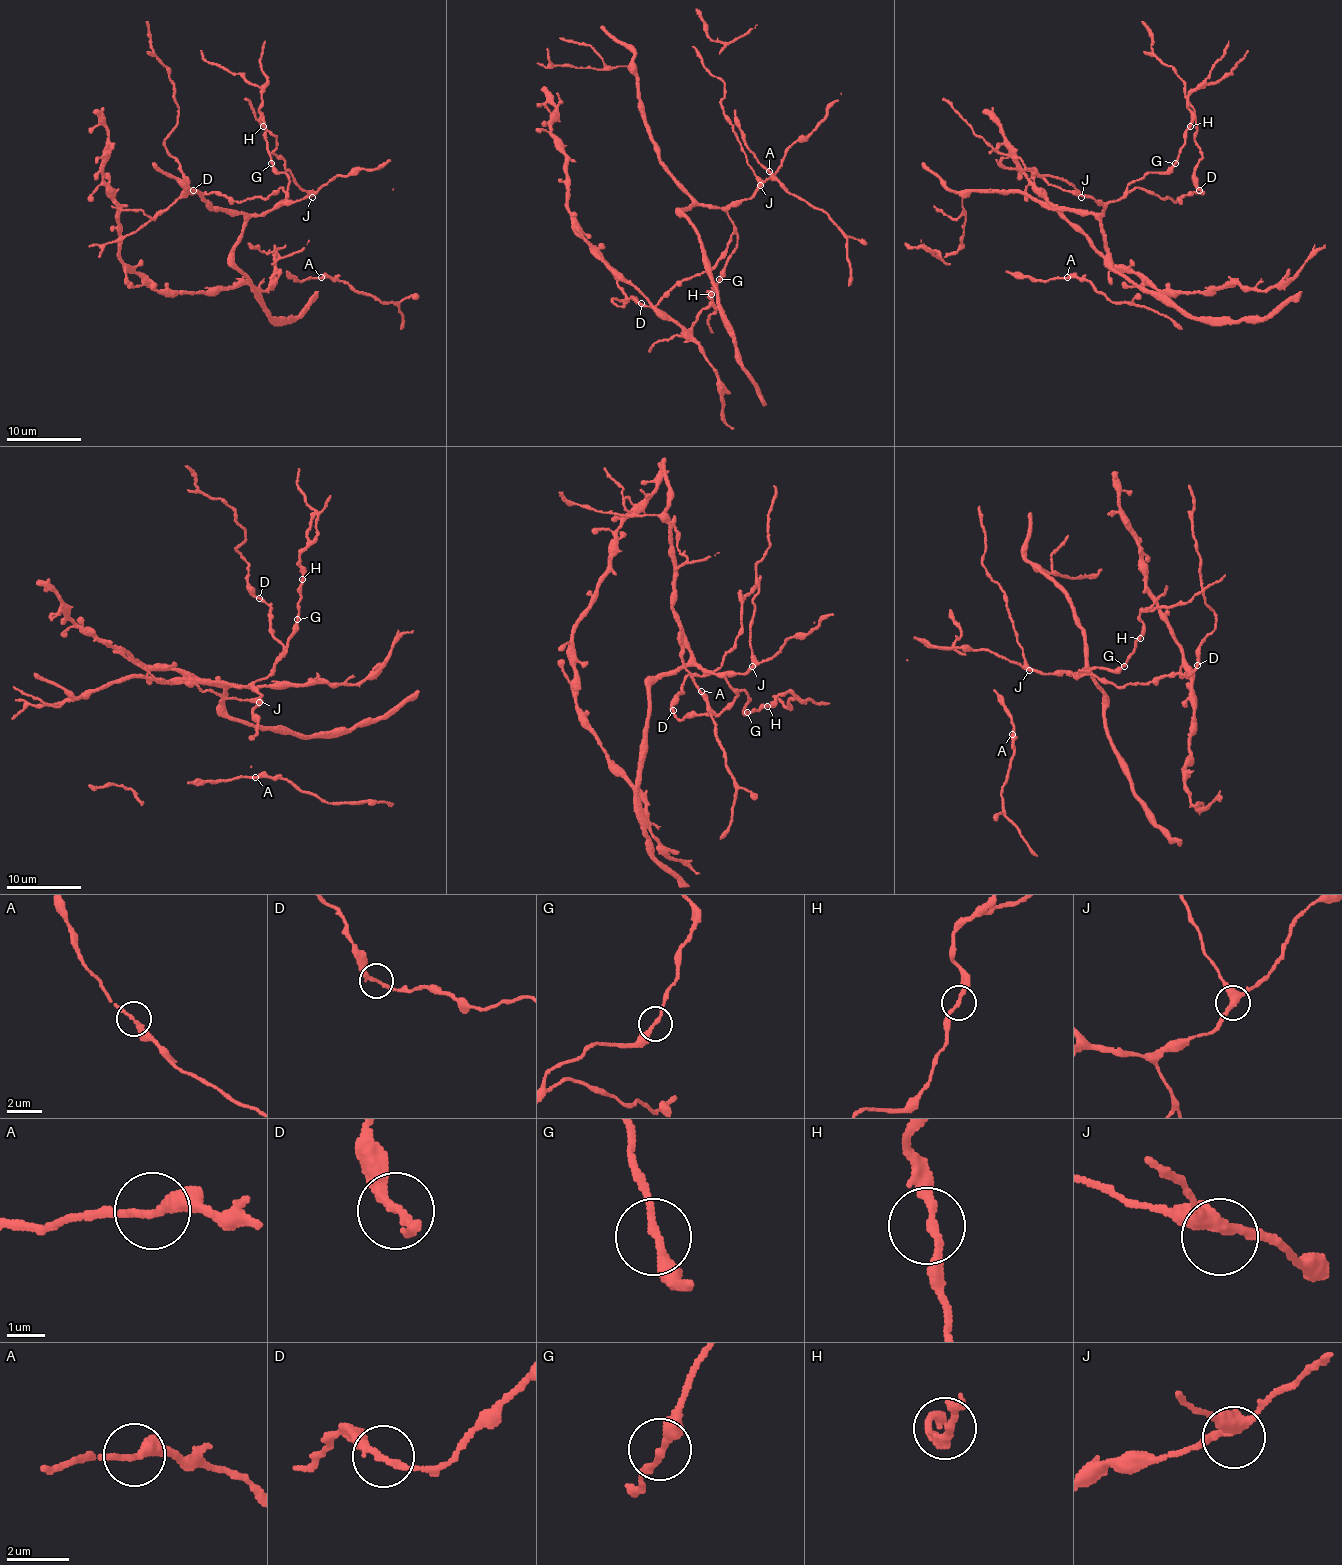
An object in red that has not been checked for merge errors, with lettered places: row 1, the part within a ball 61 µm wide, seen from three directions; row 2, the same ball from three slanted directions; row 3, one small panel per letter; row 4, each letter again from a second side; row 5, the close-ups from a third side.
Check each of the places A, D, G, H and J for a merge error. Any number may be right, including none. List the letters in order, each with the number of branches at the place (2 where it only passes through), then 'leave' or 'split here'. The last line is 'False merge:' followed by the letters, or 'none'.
A: branches 2; leave
D: branches 2; split here
G: branches 2; leave
H: branches 2; leave
J: branches 3; leave
False merge: D

